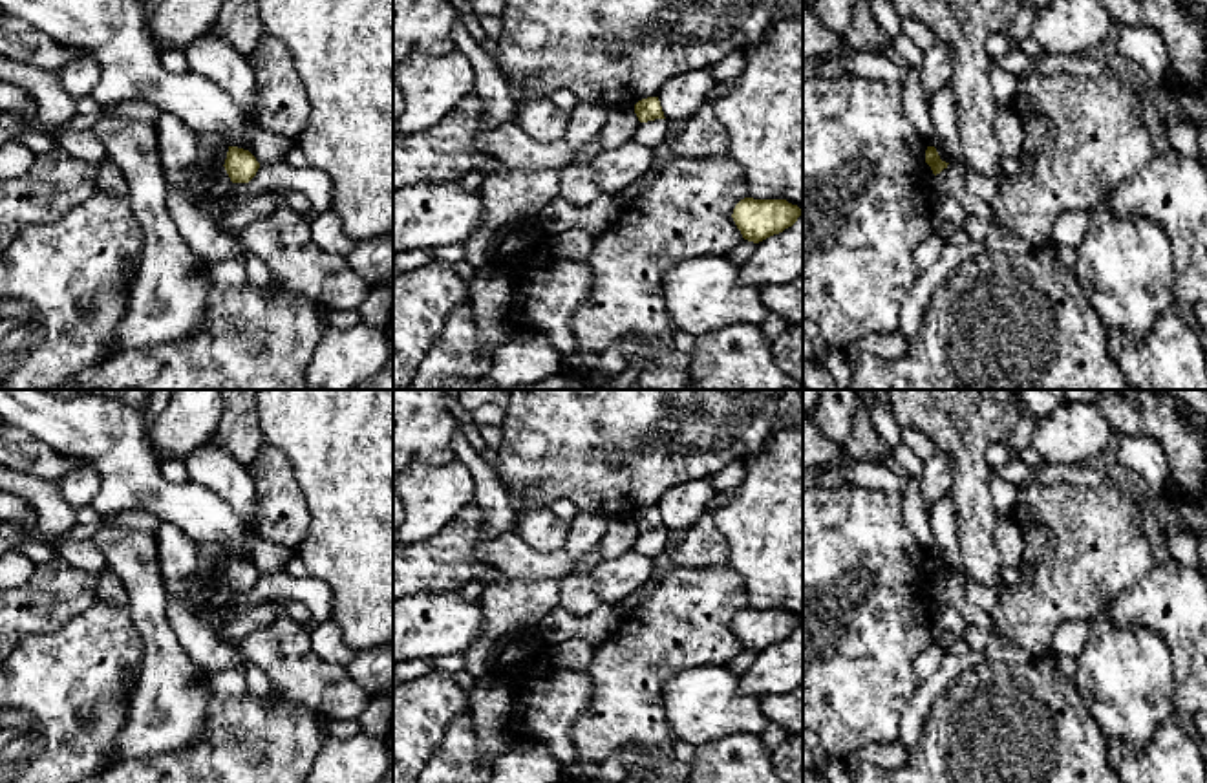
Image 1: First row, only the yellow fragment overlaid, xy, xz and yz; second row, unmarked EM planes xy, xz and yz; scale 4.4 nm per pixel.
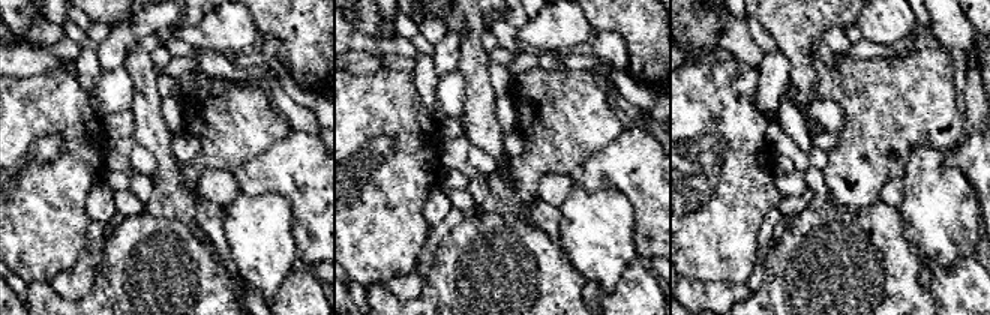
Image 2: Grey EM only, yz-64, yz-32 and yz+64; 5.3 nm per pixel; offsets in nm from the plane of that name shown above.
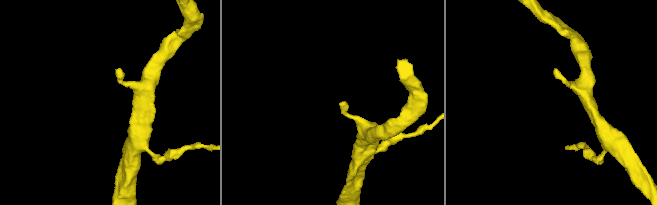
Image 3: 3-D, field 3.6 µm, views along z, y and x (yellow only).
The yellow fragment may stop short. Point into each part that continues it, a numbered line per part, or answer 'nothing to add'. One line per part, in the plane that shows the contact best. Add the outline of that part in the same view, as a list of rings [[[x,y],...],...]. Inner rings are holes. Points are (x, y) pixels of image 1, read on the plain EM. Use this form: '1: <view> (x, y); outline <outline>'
nothing to add

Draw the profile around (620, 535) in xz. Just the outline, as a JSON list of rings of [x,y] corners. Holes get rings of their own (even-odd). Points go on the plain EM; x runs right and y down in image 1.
[[[607,520],[607,529],[598,543],[602,560],[620,558],[633,549],[640,531],[635,520]]]

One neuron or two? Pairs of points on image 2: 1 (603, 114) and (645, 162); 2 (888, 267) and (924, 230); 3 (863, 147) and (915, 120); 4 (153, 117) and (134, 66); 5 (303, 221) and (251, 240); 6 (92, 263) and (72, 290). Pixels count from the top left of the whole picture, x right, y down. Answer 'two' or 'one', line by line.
1: two
2: two
3: one
4: one
5: two
6: one

